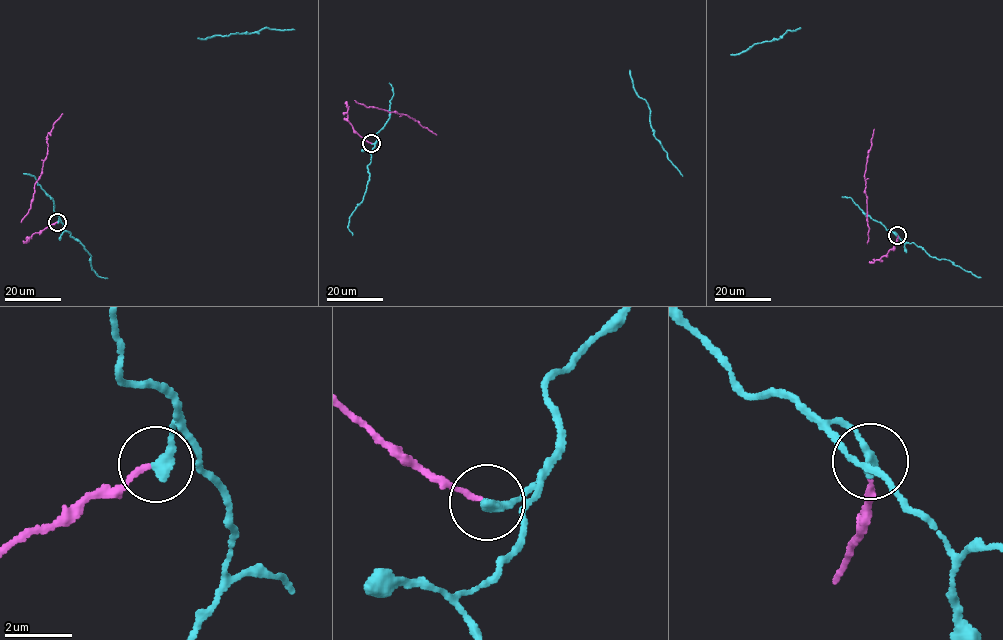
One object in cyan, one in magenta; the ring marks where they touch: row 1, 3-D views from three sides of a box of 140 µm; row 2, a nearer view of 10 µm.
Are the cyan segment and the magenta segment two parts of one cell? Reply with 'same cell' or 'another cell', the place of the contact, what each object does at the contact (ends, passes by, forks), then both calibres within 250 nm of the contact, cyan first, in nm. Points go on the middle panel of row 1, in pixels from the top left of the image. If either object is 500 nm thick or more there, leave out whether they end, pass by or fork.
another cell; at (371, 143); cyan ends there; magenta ends there; 360 nm thick on the cyan side, 150 nm on the other

